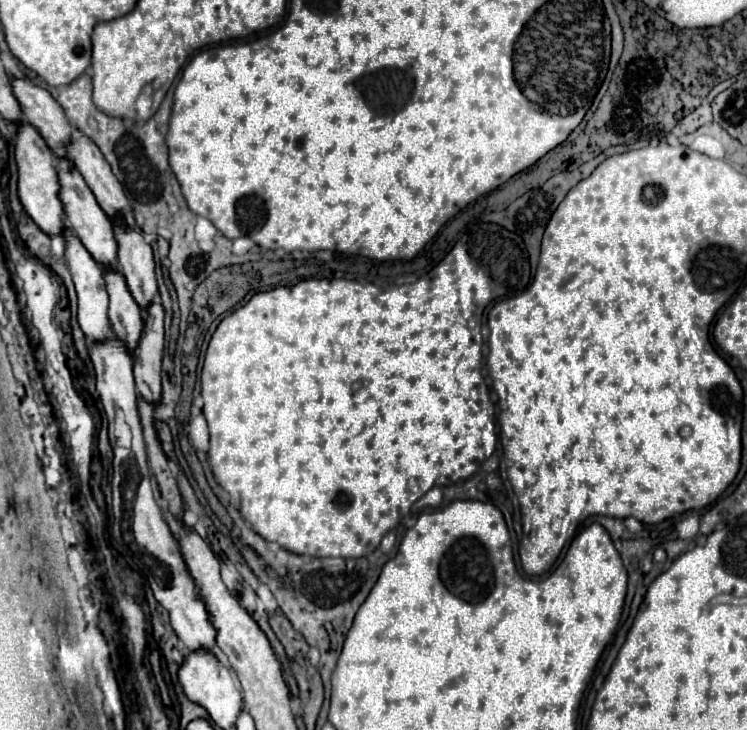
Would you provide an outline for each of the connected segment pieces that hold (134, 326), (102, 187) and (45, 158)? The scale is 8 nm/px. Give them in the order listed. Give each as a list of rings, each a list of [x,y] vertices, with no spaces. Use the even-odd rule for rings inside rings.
[[[102,269],[106,291],[110,295],[110,323],[114,333],[124,339],[134,351],[142,333],[140,307],[132,301],[132,293],[128,293],[128,285],[124,285],[124,277],[120,277],[120,269]]]
[[[84,133],[72,137],[72,161],[76,169],[82,173],[84,181],[92,189],[98,205],[104,209],[108,217],[116,215],[118,211],[124,213],[126,223],[130,227],[136,227],[134,217],[130,215],[132,207],[122,191],[122,185],[116,181],[108,161],[104,161],[104,155],[100,153],[98,145],[86,137]]]
[[[28,121],[16,129],[16,165],[18,165],[18,195],[26,209],[26,213],[34,219],[34,223],[46,231],[48,235],[60,235],[66,225],[66,215],[62,211],[62,203],[58,199],[58,179],[54,169],[54,157],[44,139]]]

